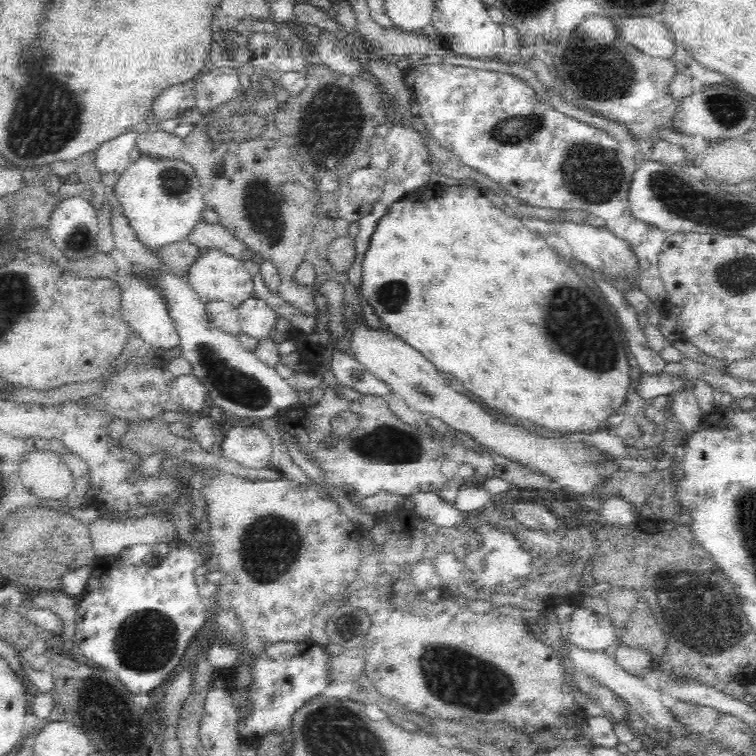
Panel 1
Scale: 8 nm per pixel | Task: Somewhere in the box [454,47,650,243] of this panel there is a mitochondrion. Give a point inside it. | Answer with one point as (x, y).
(595, 174)

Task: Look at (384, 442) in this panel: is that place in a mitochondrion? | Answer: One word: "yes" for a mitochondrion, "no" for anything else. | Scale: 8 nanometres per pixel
yes

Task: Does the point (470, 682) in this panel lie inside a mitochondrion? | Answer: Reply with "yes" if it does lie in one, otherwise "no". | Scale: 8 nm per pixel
yes

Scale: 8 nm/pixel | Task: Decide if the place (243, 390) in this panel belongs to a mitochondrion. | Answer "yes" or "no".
yes

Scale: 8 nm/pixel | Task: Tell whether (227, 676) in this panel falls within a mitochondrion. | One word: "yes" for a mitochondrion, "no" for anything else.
no

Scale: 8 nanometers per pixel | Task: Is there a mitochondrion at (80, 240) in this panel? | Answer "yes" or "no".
yes

